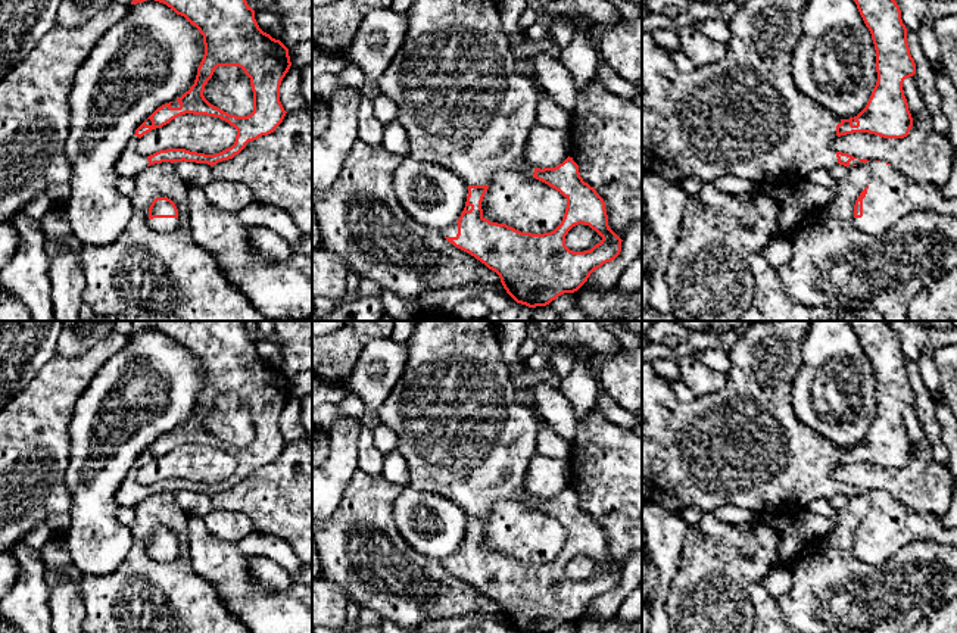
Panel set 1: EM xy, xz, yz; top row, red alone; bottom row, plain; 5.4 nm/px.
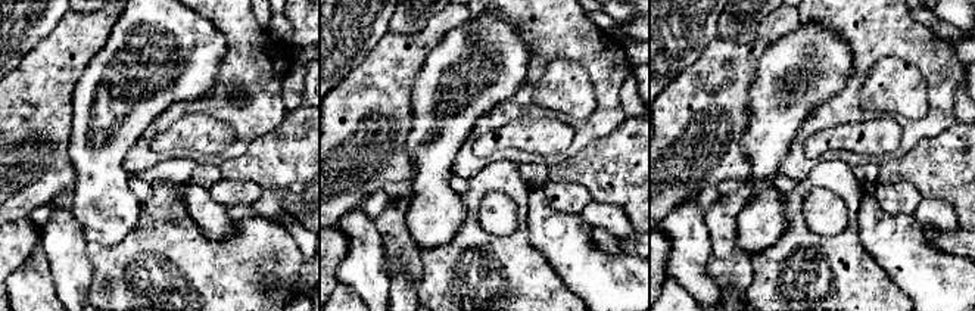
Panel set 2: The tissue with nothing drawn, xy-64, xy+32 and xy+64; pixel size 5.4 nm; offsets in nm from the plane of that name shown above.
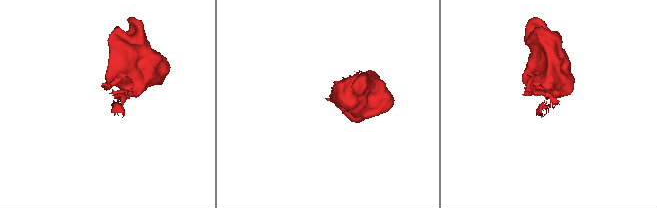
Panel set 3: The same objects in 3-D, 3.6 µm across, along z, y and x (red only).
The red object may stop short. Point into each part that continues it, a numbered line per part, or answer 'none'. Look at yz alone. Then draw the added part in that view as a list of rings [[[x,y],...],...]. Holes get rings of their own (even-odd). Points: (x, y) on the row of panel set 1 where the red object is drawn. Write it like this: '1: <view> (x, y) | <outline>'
1: yz (891, 196) | [[[854,159],[848,168],[852,165],[863,165],[870,171],[870,184],[863,199],[863,216],[852,219],[860,231],[883,233],[916,211],[933,211],[957,218],[957,197],[947,199],[941,187],[919,184],[883,160],[863,163]]]

